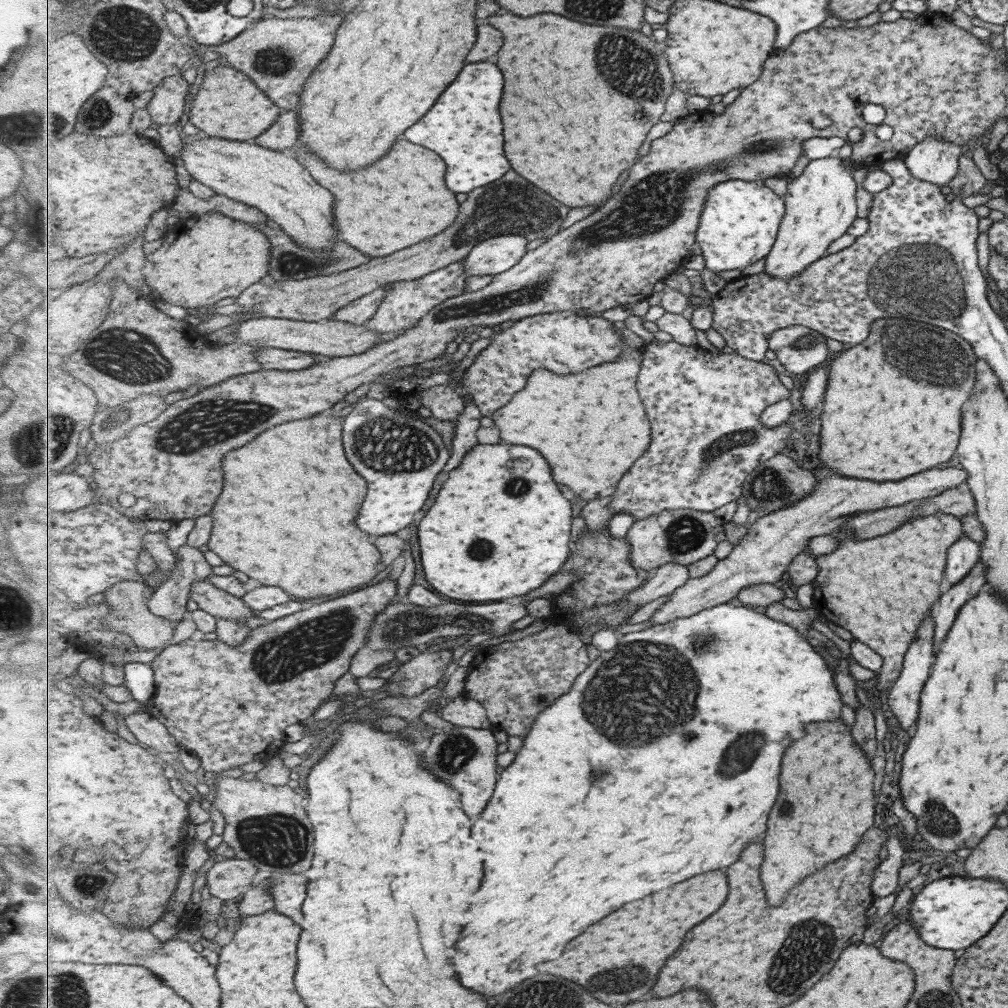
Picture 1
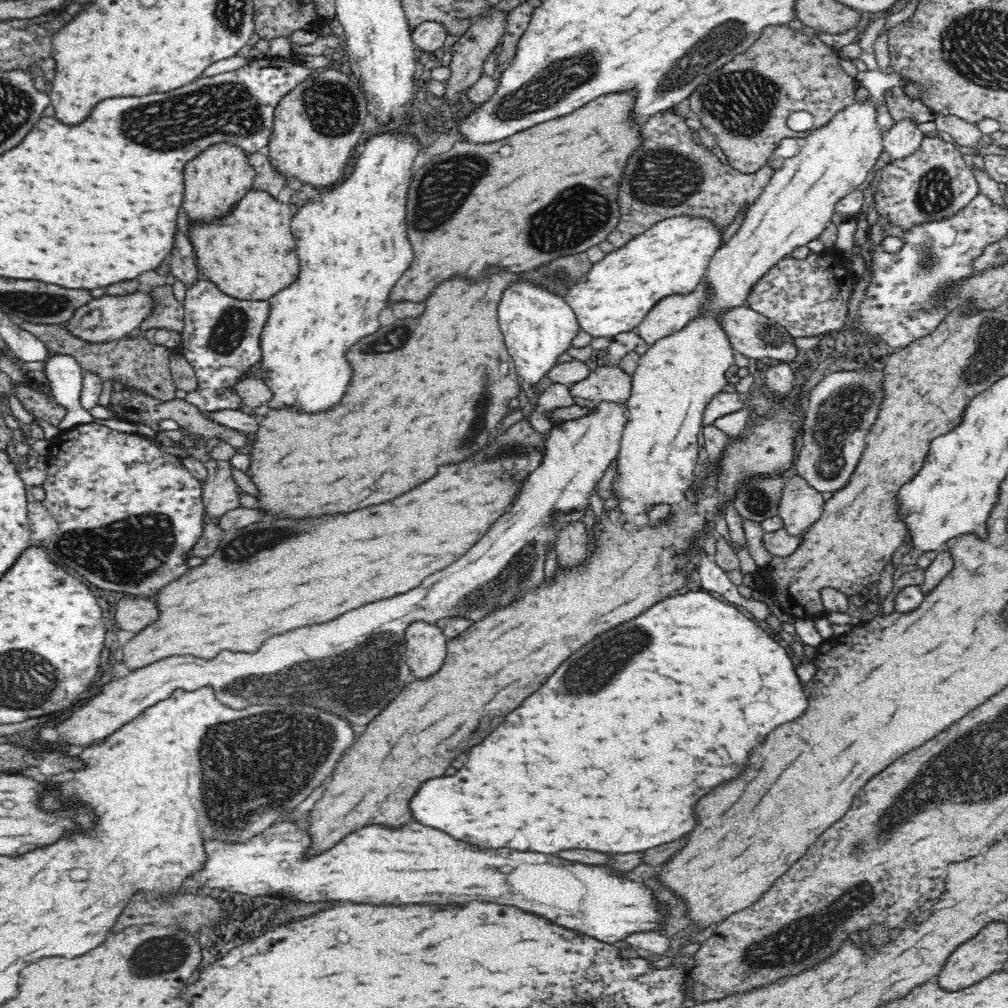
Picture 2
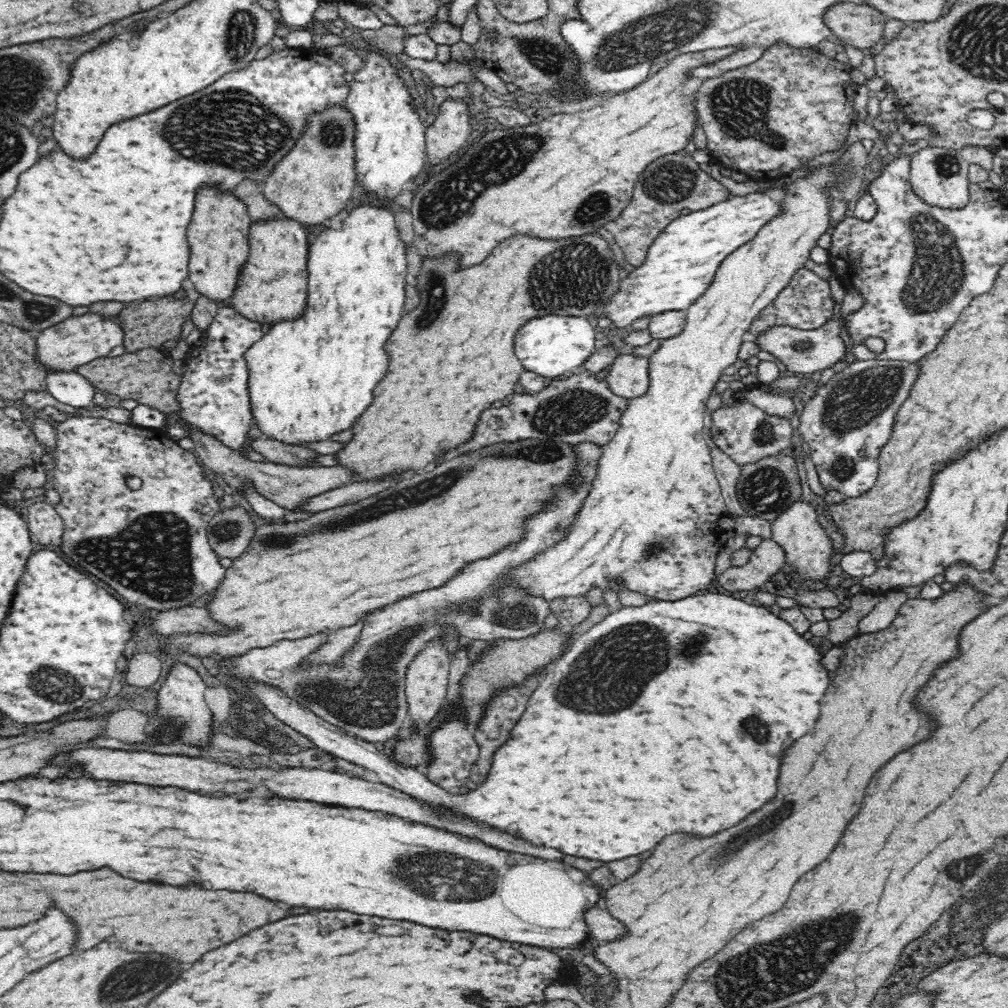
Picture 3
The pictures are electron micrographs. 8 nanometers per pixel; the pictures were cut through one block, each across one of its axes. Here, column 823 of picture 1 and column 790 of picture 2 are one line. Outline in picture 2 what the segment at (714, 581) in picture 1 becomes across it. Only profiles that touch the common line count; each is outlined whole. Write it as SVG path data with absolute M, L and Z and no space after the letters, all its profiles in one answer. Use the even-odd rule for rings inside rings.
M789 473L779 502L779 517L791 536L802 534L821 517L824 498L800 475Z

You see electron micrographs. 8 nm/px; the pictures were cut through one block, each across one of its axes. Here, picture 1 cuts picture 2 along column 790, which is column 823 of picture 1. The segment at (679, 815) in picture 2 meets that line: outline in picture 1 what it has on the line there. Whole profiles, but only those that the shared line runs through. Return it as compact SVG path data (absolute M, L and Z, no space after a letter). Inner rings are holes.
M725 603L687 618L676 618L665 624L620 636L617 648L602 652L588 669L576 678L576 684L565 696L559 697L556 703L540 712L515 762L507 770L503 768L501 782L497 782L497 794L493 796L493 802L489 802L489 810L485 810L481 818L475 818L473 838L481 842L481 850L485 850L487 856L485 886L481 886L481 890L473 894L473 904L477 908L473 912L473 922L465 926L465 934L461 934L461 946L457 946L457 956L453 956L455 970L459 968L457 972L461 972L461 980L467 980L465 986L477 990L479 994L485 994L487 998L505 994L507 990L519 986L523 980L537 976L539 970L533 968L535 964L557 960L571 940L587 932L591 924L609 916L623 904L651 896L663 890L665 886L689 880L701 872L719 870L737 862L747 844L757 842L759 836L765 836L769 812L775 806L781 790L779 774L785 750L791 746L793 740L805 736L805 724L835 720L839 718L839 710L841 700L833 686L831 672L825 660L817 652L813 652L813 648L795 628L769 618L766 613L759 613L757 608ZM649 672L651 678L661 678L651 682L661 682L663 688L645 688L649 684L641 682L641 678L649 676Z

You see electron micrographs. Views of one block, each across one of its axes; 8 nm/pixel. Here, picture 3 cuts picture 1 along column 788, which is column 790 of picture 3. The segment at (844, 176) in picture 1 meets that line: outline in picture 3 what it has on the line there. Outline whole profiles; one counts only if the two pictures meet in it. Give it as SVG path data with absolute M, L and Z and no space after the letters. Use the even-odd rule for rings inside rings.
M829 165L820 166L820 168L813 169L805 176L802 176L802 178L794 180L786 194L778 195L782 203L784 203L784 214L778 216L776 220L768 222L768 225L764 226L764 229L758 232L758 236L750 244L734 250L726 258L726 261L719 267L715 280L709 286L708 290L706 290L706 293L697 302L694 302L694 305L687 308L687 322L684 331L672 339L662 340L658 350L650 356L650 388L648 388L648 393L644 397L630 399L628 410L624 413L623 418L620 418L618 432L616 432L614 438L606 446L601 447L600 458L597 460L597 468L595 470L596 474L590 483L588 494L583 498L580 508L576 511L567 528L568 533L564 534L555 543L552 543L551 547L546 547L543 551L538 551L529 559L506 569L499 576L497 583L491 586L491 596L495 596L497 600L502 600L502 595L496 595L498 592L508 590L508 588L509 590L514 590L515 588L523 596L533 596L533 598L541 598L545 602L552 603L560 600L560 598L587 597L594 588L598 588L600 592L610 592L612 590L612 592L618 593L622 592L622 590L630 590L630 592L640 592L644 596L654 596L657 600L674 602L675 600L688 598L694 594L707 592L707 589L714 582L714 576L716 576L714 573L715 558L718 556L718 552L724 548L724 543L728 542L728 540L736 536L746 538L759 536L763 540L771 539L771 521L750 515L742 514L740 516L740 514L731 514L730 510L728 510L728 506L726 506L726 502L724 502L724 497L722 496L722 489L720 488L718 477L715 475L713 460L709 449L710 443L703 436L703 414L706 410L706 404L710 394L714 390L714 386L720 376L723 374L723 370L738 361L738 351L742 342L748 337L750 326L755 322L756 316L767 306L770 306L772 302L775 302L780 292L792 281L794 274L798 270L811 265L810 250L814 246L817 246L816 240L830 226L827 207L830 198L825 195L823 190L832 181L837 181L837 170L833 172L829 168Z

